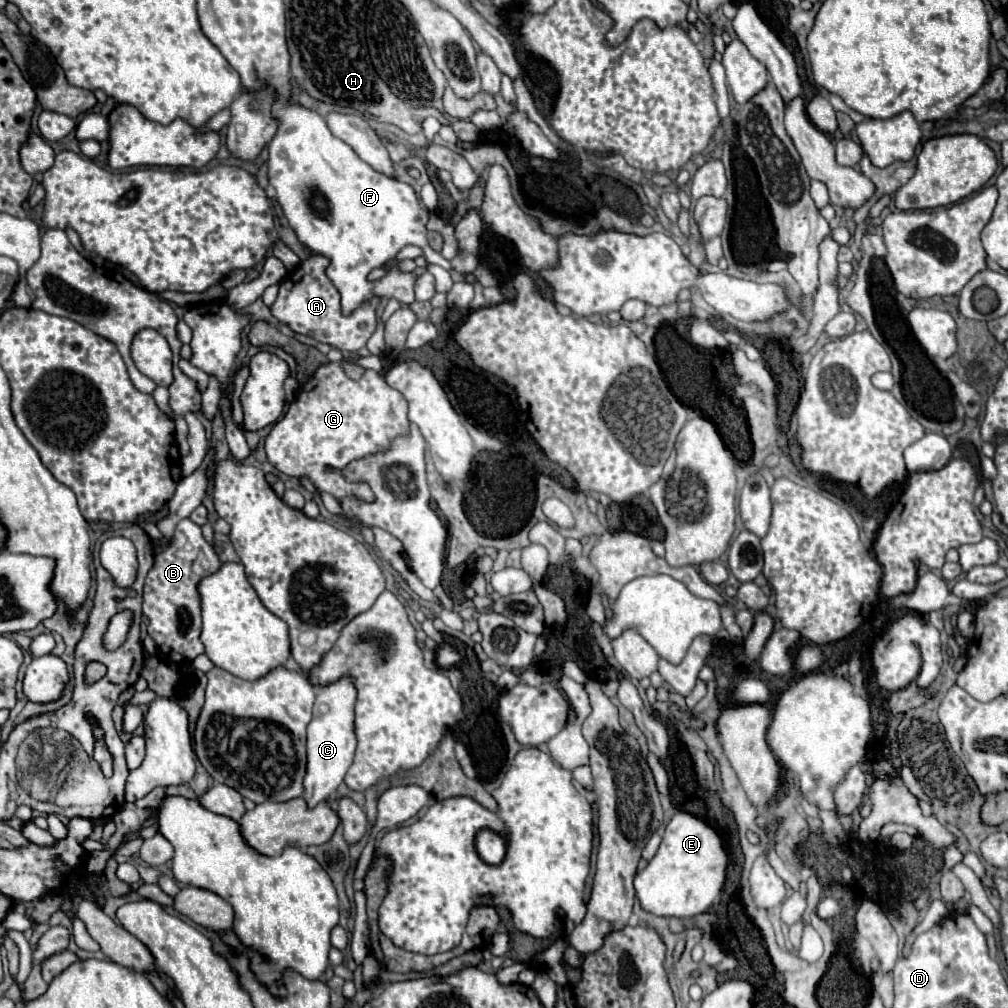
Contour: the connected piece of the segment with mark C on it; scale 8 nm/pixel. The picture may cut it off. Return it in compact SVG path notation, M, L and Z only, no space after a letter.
M341 678L325 688L315 690L315 706L313 720L307 728L307 774L303 780L305 802L307 808L315 808L319 802L325 802L331 794L335 794L337 786L343 782L357 746L353 720L355 720L355 686L353 678Z

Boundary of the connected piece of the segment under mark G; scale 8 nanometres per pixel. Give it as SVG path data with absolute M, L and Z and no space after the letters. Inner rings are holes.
M327 362L317 368L313 378L303 384L297 398L291 402L287 414L275 422L269 436L265 438L265 452L267 460L273 464L273 468L285 476L291 478L309 478L317 492L327 492L337 500L343 500L347 496L353 496L363 502L373 502L375 496L365 482L349 482L341 476L341 470L351 462L365 456L373 456L377 452L389 450L389 444L397 436L409 434L409 418L407 418L407 400L391 388L383 374L375 370L365 370L365 374L359 380L351 380L343 368L335 362Z

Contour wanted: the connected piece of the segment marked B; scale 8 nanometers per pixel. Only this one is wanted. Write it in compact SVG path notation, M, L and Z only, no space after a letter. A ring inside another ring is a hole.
M185 518L177 524L173 542L155 556L153 568L145 580L143 594L143 614L149 618L147 632L157 642L159 652L169 662L193 660L203 654L205 648L199 640L201 634L201 602L197 594L197 584L201 578L217 572L221 566L213 545L209 544L201 527Z

